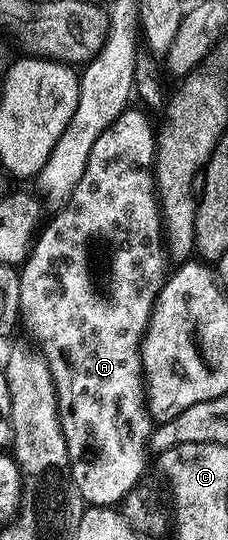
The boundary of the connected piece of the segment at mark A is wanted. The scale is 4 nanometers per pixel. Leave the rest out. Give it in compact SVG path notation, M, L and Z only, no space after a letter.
M126 110L121 113L99 138L95 138L95 146L91 150L91 158L87 158L87 170L83 178L79 178L79 186L71 194L64 208L56 213L57 216L49 226L36 237L35 243L30 247L25 263L20 265L21 281L19 282L19 306L21 307L20 323L29 331L31 339L37 343L36 351L45 360L50 368L51 378L54 379L55 390L58 396L58 418L61 420L63 438L66 439L69 451L69 464L75 469L75 485L78 486L86 505L107 508L122 503L126 494L132 490L141 477L146 475L145 452L149 448L149 435L152 434L155 424L145 407L145 382L141 375L141 339L149 325L149 315L153 304L157 300L159 290L165 284L167 271L167 257L165 242L161 227L161 207L157 205L157 187L153 185L153 155L157 149L157 137L154 125L149 125L146 113Z

